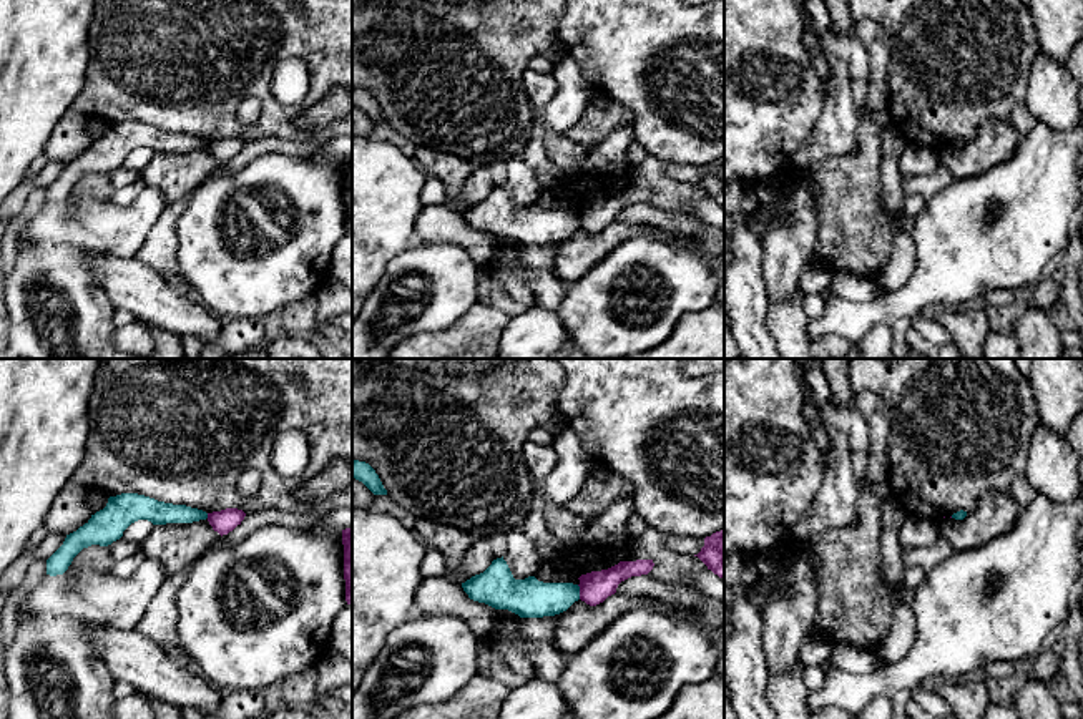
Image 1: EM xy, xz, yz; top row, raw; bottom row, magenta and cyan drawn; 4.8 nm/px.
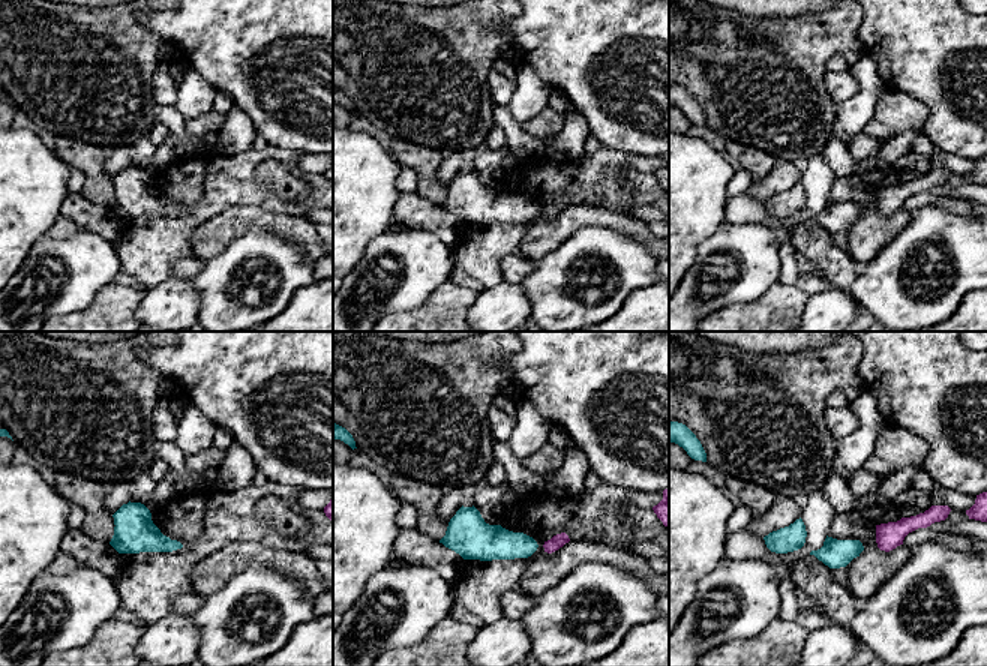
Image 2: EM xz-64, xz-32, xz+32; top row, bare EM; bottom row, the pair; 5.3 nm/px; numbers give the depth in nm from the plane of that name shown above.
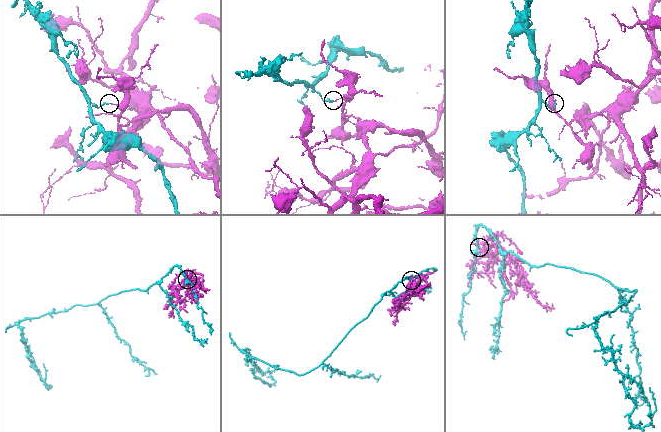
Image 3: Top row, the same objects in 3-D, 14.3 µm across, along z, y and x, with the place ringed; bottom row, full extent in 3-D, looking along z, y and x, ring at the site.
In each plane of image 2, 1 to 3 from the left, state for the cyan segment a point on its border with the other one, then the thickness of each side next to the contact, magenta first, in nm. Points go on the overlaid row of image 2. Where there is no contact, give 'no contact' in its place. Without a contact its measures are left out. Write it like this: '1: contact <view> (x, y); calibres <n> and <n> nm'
1: no contact
2: no contact
3: no contact

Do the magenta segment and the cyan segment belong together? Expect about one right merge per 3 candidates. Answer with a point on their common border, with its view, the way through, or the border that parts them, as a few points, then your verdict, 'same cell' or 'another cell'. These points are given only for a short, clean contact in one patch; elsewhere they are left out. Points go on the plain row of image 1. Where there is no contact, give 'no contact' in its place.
contact xz (580, 220); border xz (577, 213), (580, 226); another cell

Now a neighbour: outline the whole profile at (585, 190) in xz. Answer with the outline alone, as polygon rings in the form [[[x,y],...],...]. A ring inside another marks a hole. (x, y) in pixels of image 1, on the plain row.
[[[601,174],[583,178],[576,184],[568,186],[558,184],[558,186],[563,188],[578,206],[581,203],[608,198],[618,193],[616,179],[603,178]]]

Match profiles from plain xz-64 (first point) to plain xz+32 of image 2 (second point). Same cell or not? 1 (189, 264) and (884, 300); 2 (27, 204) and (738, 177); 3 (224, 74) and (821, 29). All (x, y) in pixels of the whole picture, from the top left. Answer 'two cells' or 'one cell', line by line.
1: two cells
2: two cells
3: two cells

